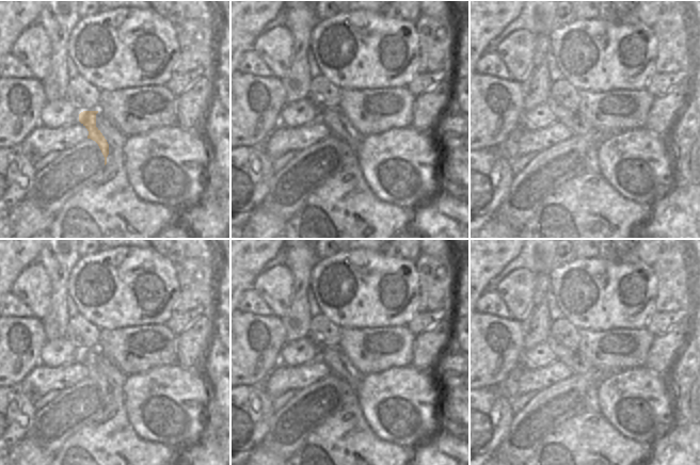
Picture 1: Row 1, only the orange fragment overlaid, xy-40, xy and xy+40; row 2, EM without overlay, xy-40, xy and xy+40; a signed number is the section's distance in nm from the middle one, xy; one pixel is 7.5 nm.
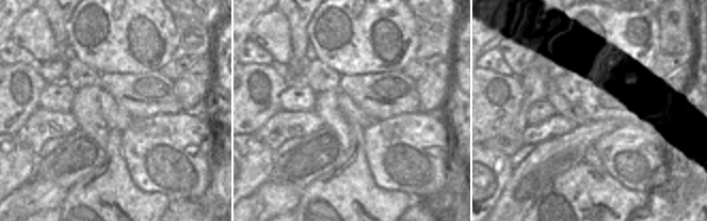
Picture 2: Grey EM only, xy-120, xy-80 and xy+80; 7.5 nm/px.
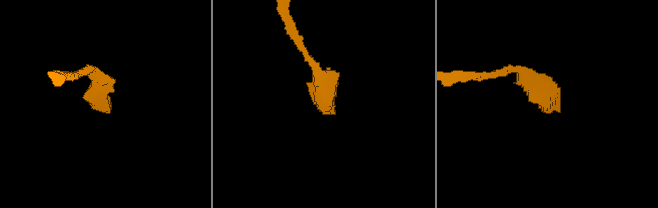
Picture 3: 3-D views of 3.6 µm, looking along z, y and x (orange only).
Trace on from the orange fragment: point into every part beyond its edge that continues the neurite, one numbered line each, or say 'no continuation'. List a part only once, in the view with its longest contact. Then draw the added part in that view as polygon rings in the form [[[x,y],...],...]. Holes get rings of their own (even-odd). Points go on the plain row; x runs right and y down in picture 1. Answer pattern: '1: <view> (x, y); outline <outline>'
no continuation

